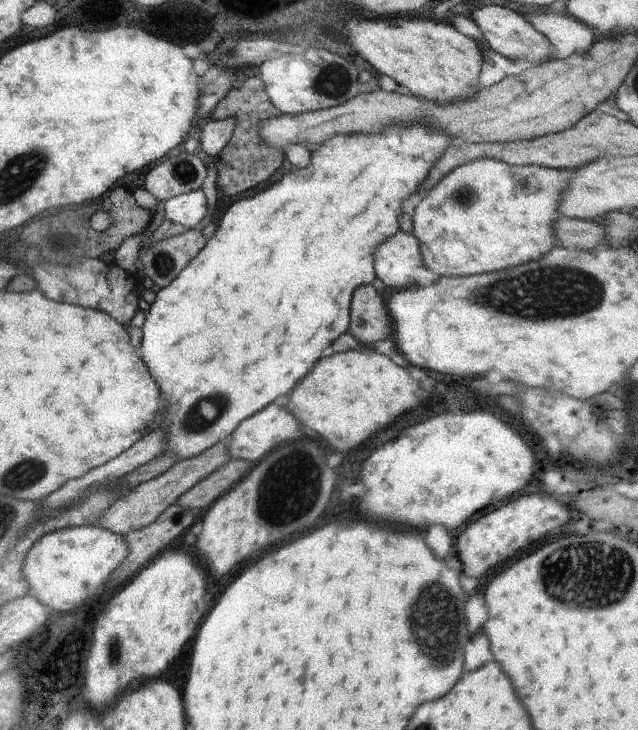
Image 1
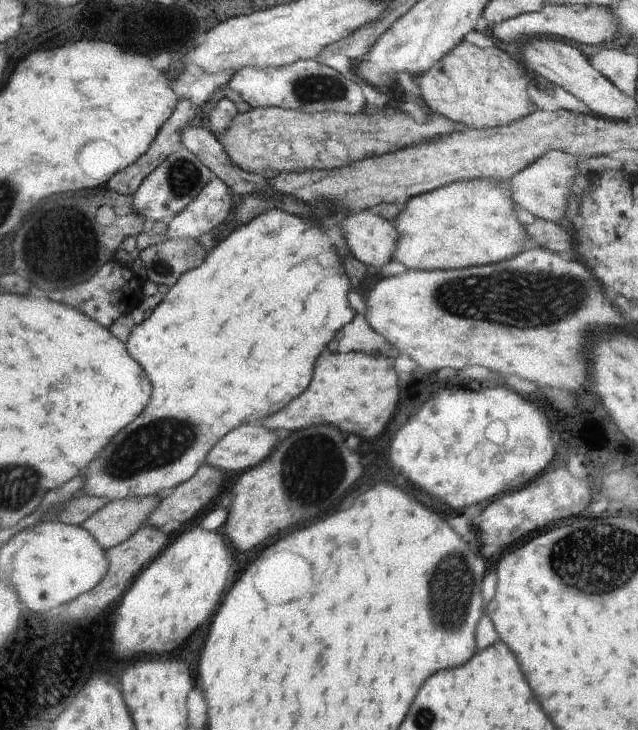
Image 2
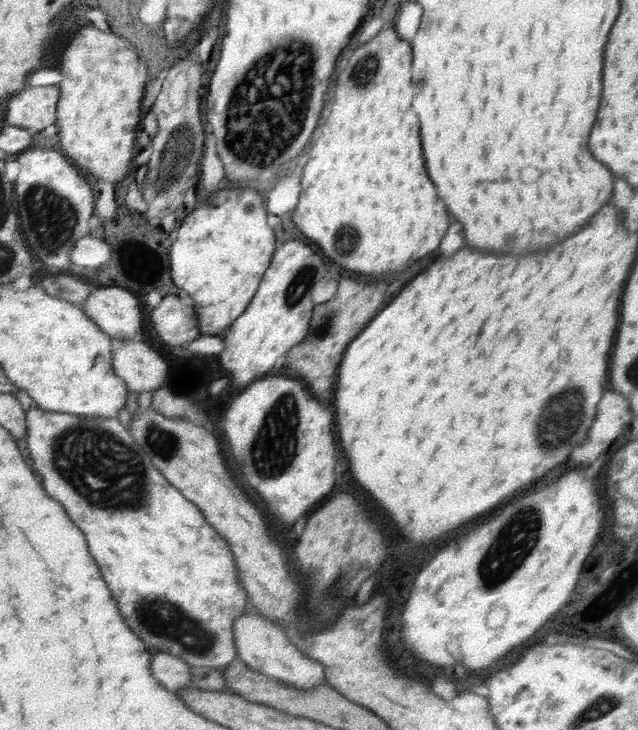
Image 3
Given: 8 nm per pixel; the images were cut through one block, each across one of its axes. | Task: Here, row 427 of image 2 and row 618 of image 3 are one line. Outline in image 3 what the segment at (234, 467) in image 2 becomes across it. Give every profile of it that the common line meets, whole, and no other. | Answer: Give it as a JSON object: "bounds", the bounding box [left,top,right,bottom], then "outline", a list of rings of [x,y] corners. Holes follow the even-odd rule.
{"bounds":[232,606,332,690],"outline":[[[252,606],[247,607],[246,612],[242,612],[242,616],[238,616],[234,620],[232,637],[236,643],[237,657],[248,668],[274,678],[282,684],[288,684],[298,690],[312,690],[324,682],[332,681],[330,672],[322,663],[311,657],[306,658],[296,645],[289,641],[285,631],[278,624],[260,616]]]}

